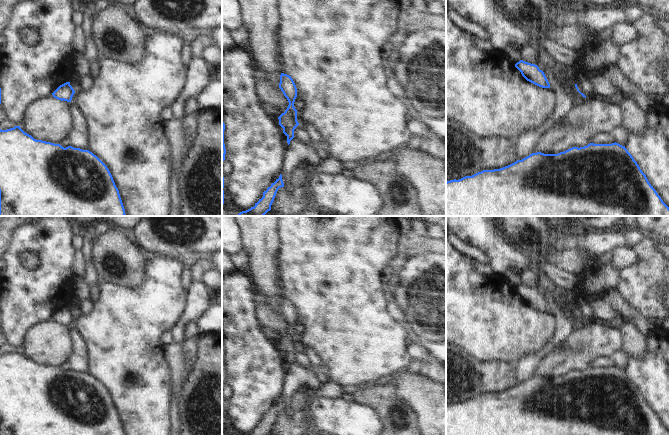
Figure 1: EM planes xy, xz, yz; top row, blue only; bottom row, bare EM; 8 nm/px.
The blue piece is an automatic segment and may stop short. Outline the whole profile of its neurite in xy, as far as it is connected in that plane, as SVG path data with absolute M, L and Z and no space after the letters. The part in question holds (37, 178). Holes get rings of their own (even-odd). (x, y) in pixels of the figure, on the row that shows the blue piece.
M20 126L7 130L0 129L0 216L126 216L125 209L107 166L89 150L68 146L62 147L42 140L36 140L25 133Z

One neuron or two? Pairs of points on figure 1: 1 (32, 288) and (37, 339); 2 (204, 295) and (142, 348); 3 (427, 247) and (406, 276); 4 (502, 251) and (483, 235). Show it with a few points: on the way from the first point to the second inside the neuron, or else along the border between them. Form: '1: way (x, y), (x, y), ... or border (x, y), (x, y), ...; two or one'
1: border (47, 319), (38, 322), (28, 331), (23, 344); two
2: border (184, 311), (183, 318), (179, 322), (181, 327); two
3: border (435, 252), (418, 253), (406, 258); two
4: way (497, 248), (488, 240); one

